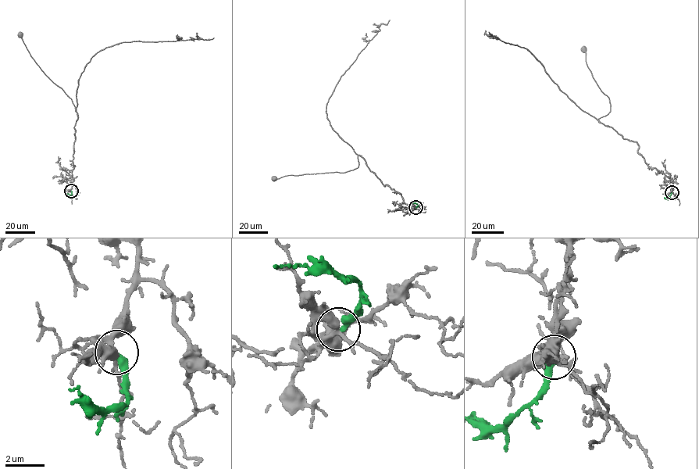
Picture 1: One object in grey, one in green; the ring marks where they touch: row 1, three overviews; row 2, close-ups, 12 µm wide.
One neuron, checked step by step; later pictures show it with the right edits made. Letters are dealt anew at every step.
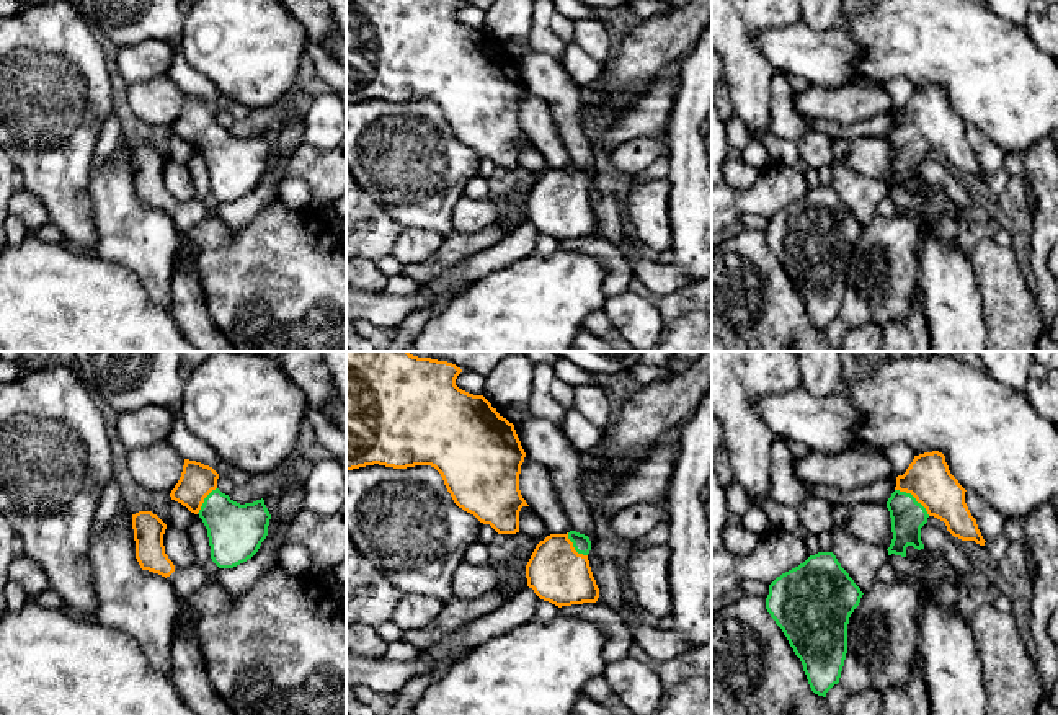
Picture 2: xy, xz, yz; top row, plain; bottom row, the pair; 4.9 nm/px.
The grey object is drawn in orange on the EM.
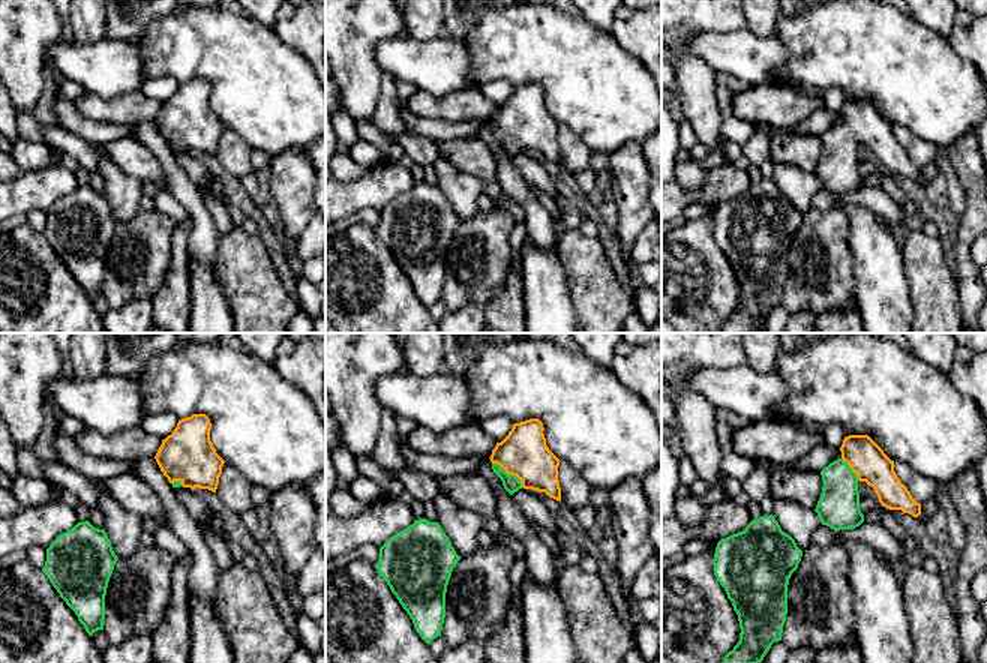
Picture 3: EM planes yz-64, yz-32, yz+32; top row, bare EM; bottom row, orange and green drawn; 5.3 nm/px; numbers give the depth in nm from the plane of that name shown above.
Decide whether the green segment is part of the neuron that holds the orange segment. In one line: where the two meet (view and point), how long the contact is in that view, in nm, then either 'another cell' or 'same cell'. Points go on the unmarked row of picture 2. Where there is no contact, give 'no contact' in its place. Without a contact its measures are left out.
contact yz (913, 129); length 220 nm; same cell

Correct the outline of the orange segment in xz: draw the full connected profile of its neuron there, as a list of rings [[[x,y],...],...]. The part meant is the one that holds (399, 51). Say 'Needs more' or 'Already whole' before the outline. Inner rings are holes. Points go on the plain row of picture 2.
Already whole. [[[346,0],[346,105],[366,100],[407,103],[434,101],[454,137],[490,158],[498,168],[519,167],[519,145],[529,140],[519,124],[526,87],[514,59],[503,52],[483,29],[456,20],[457,0]]]

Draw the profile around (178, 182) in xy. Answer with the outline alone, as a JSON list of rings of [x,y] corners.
[[[167,160],[163,180],[175,201],[184,203],[194,196],[193,176],[186,163]]]

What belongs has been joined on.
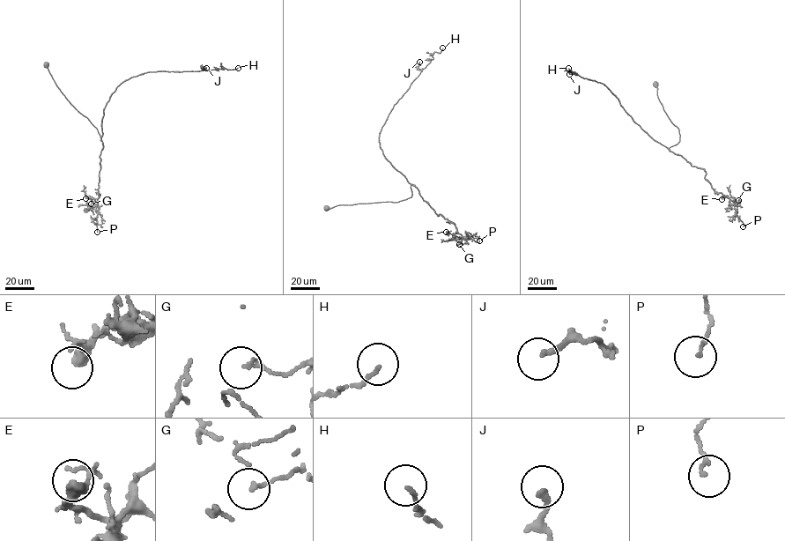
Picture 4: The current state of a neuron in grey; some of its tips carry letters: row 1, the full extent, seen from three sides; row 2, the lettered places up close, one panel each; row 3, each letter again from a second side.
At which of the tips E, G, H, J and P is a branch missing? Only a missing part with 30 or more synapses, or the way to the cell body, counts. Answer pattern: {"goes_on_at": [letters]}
{"goes_on_at": []}

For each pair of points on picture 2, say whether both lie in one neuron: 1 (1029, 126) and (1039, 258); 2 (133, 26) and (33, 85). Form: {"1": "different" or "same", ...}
{"1": "different", "2": "different"}

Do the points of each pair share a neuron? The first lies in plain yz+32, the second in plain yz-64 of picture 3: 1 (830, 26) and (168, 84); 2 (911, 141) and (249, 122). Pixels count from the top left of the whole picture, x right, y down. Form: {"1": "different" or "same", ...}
{"1": "different", "2": "different"}

